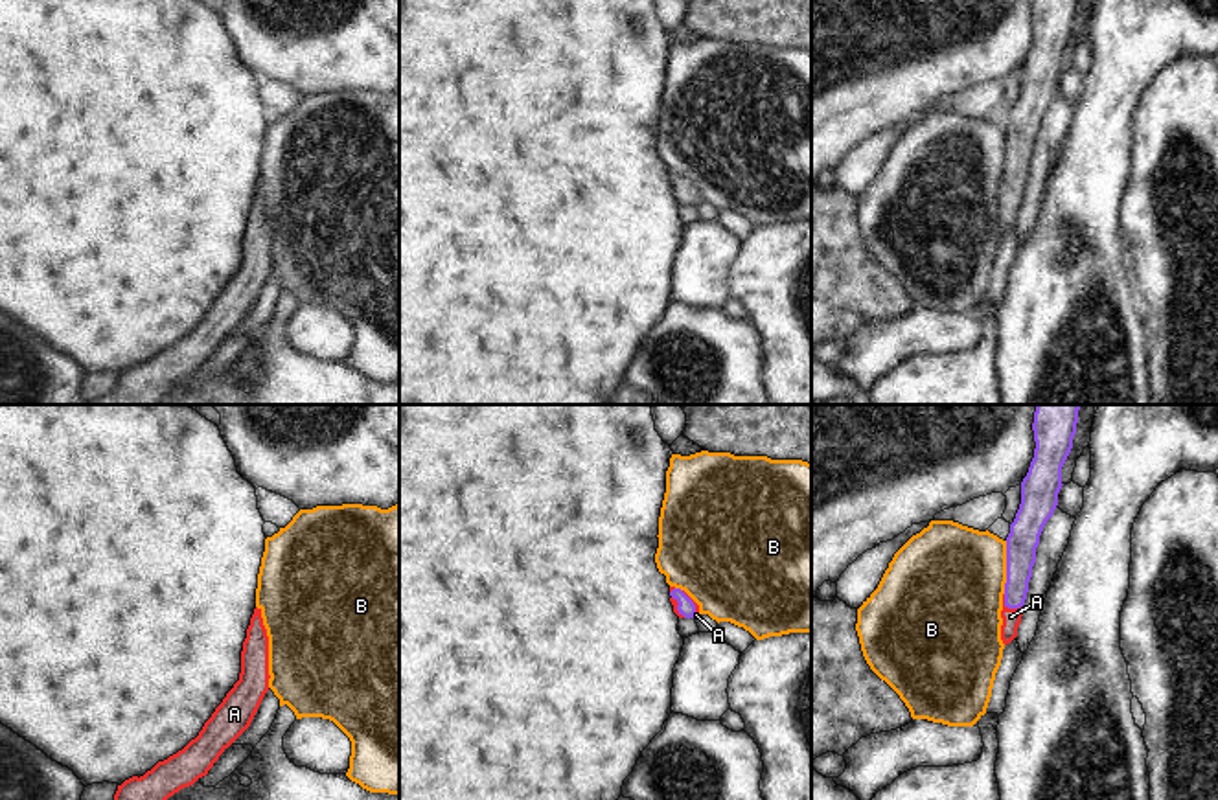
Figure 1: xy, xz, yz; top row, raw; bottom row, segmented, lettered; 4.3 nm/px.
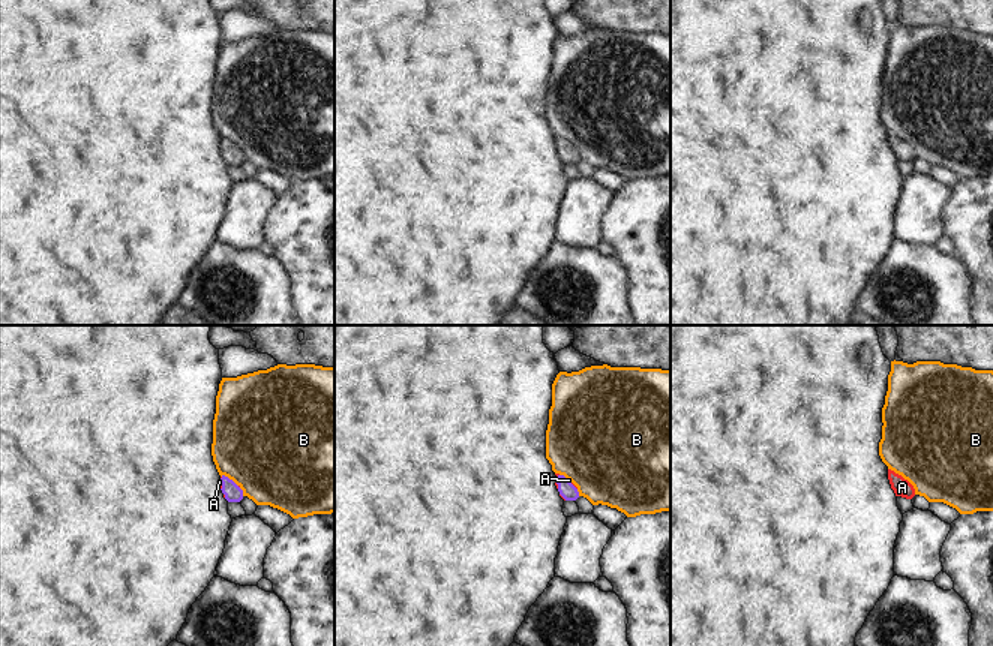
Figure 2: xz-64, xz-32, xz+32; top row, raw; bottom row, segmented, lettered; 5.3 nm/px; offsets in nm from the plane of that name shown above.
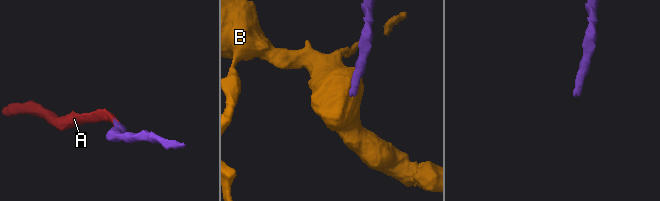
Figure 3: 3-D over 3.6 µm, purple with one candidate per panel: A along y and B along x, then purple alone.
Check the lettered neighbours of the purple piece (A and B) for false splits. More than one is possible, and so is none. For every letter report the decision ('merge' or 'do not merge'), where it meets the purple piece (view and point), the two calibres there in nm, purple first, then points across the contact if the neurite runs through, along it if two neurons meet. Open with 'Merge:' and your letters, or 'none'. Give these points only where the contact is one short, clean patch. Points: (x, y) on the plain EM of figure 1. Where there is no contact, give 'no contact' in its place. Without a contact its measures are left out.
Merge: A
A: merge | yz (1009, 195) | 130/80 nm | across yz (1020, 140), (1018, 171), (1009, 195), (1011, 205)
B: do not merge | yz (1007, 155) | 140/460 nm | along yz (1007, 129), (1007, 170), (1003, 181)

